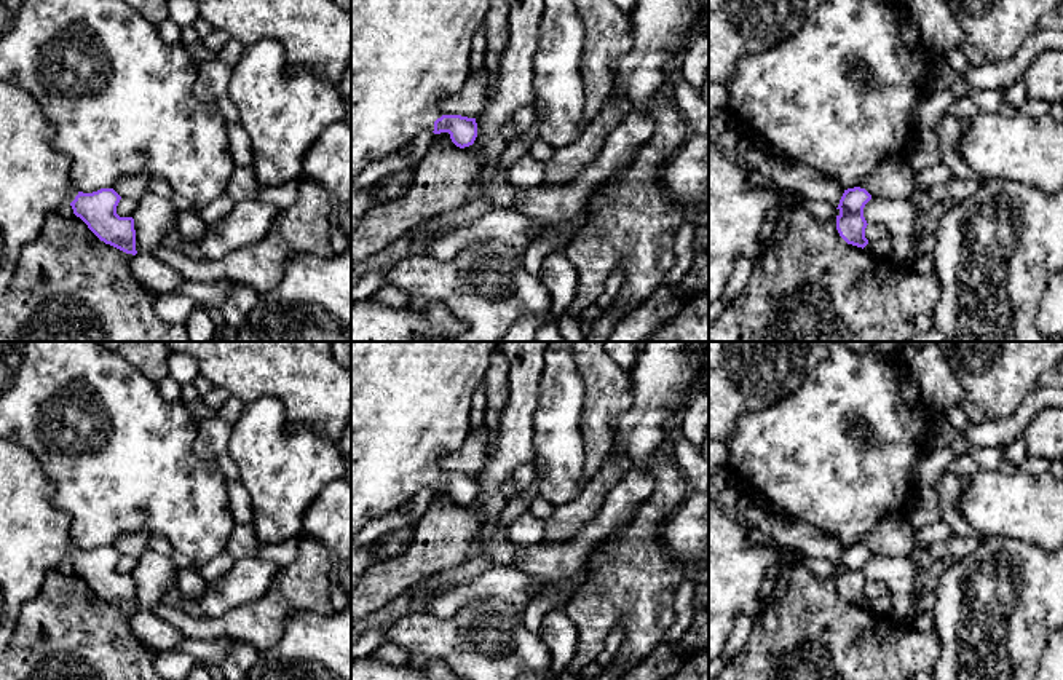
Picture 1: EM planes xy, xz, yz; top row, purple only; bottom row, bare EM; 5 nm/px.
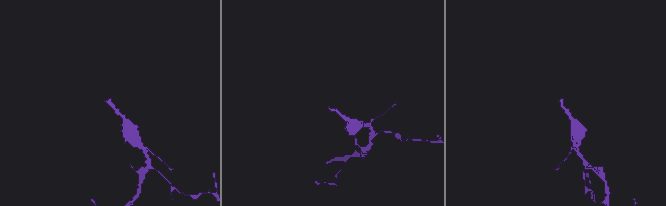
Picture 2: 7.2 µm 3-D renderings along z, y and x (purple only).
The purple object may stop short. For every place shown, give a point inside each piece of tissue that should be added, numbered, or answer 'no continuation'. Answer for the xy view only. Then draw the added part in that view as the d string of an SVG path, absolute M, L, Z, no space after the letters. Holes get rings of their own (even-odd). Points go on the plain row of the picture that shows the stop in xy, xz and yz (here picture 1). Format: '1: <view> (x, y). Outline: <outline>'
1: xy (34, 535). Outline: M0 437L0 653L14 634L22 605L35 599L48 573L78 549L70 540L70 517L53 506L53 485L40 461L22 445Z

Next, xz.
1: xz (410, 401). Outline: M351 342L351 540L373 519L409 503L444 471L437 458L468 437L471 396L498 342Z

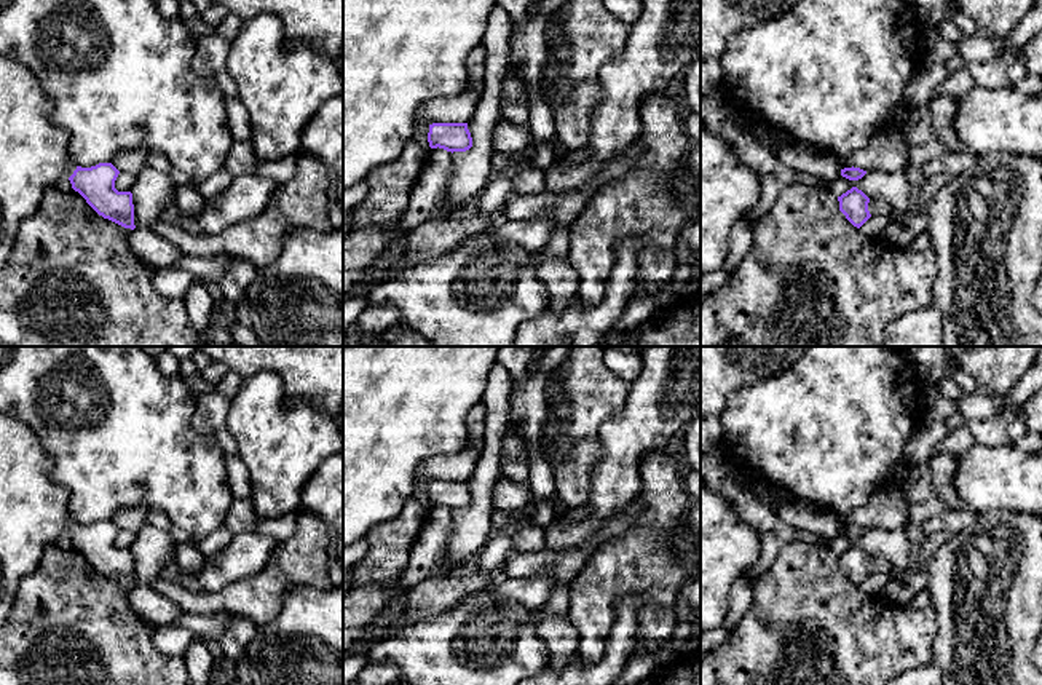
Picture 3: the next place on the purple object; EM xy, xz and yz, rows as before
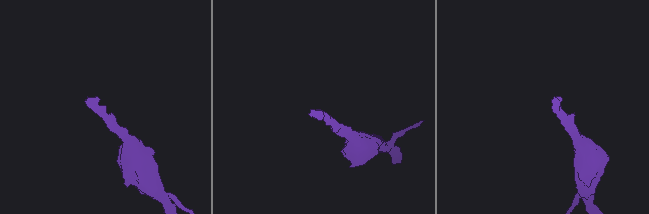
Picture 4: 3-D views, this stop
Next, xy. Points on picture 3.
1: xy (34, 510). Outline: M0 412L0 628L6 623L21 580L34 573L46 548L77 524L69 514L69 492L51 481L51 460L38 436L21 420Z

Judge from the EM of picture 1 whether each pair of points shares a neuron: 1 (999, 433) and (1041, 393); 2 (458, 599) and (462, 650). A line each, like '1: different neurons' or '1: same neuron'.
1: same neuron
2: different neurons

